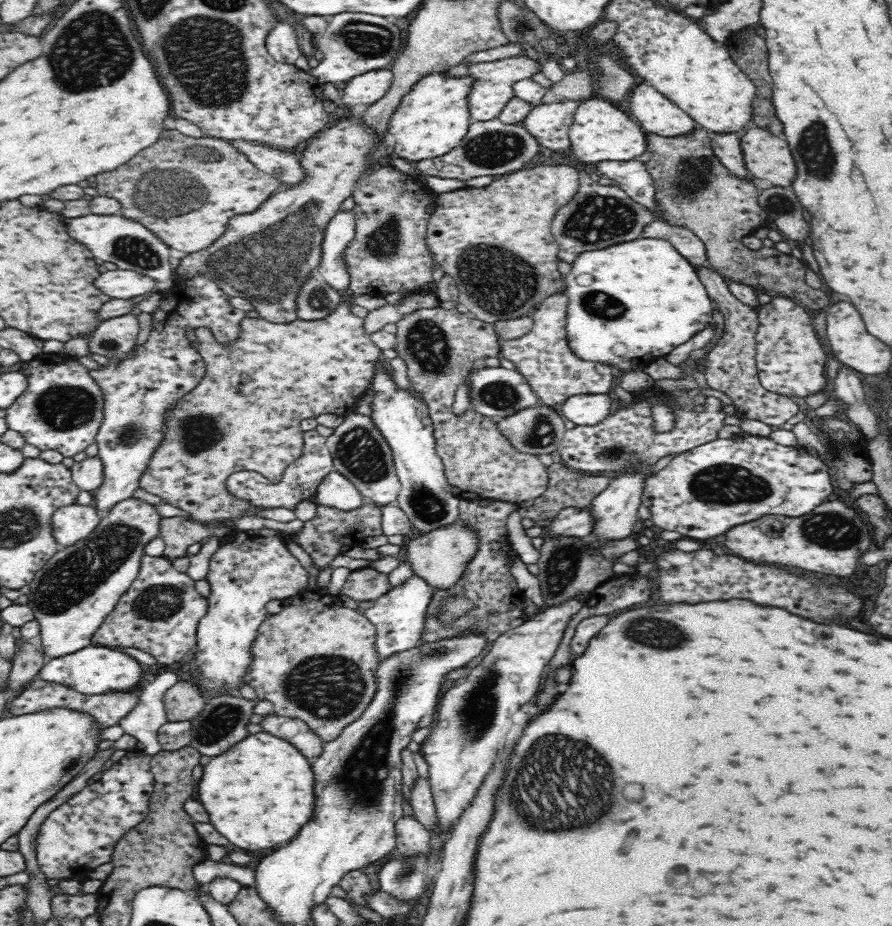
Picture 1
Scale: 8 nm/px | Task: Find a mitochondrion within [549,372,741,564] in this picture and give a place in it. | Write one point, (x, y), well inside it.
(612, 454)

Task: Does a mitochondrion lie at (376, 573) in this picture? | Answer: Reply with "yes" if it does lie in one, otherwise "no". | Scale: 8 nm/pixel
no

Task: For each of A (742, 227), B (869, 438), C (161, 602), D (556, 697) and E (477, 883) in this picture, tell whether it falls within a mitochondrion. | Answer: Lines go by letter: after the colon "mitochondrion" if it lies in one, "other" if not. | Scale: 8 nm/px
A: other
B: other
C: mitochondrion
D: other
E: other

